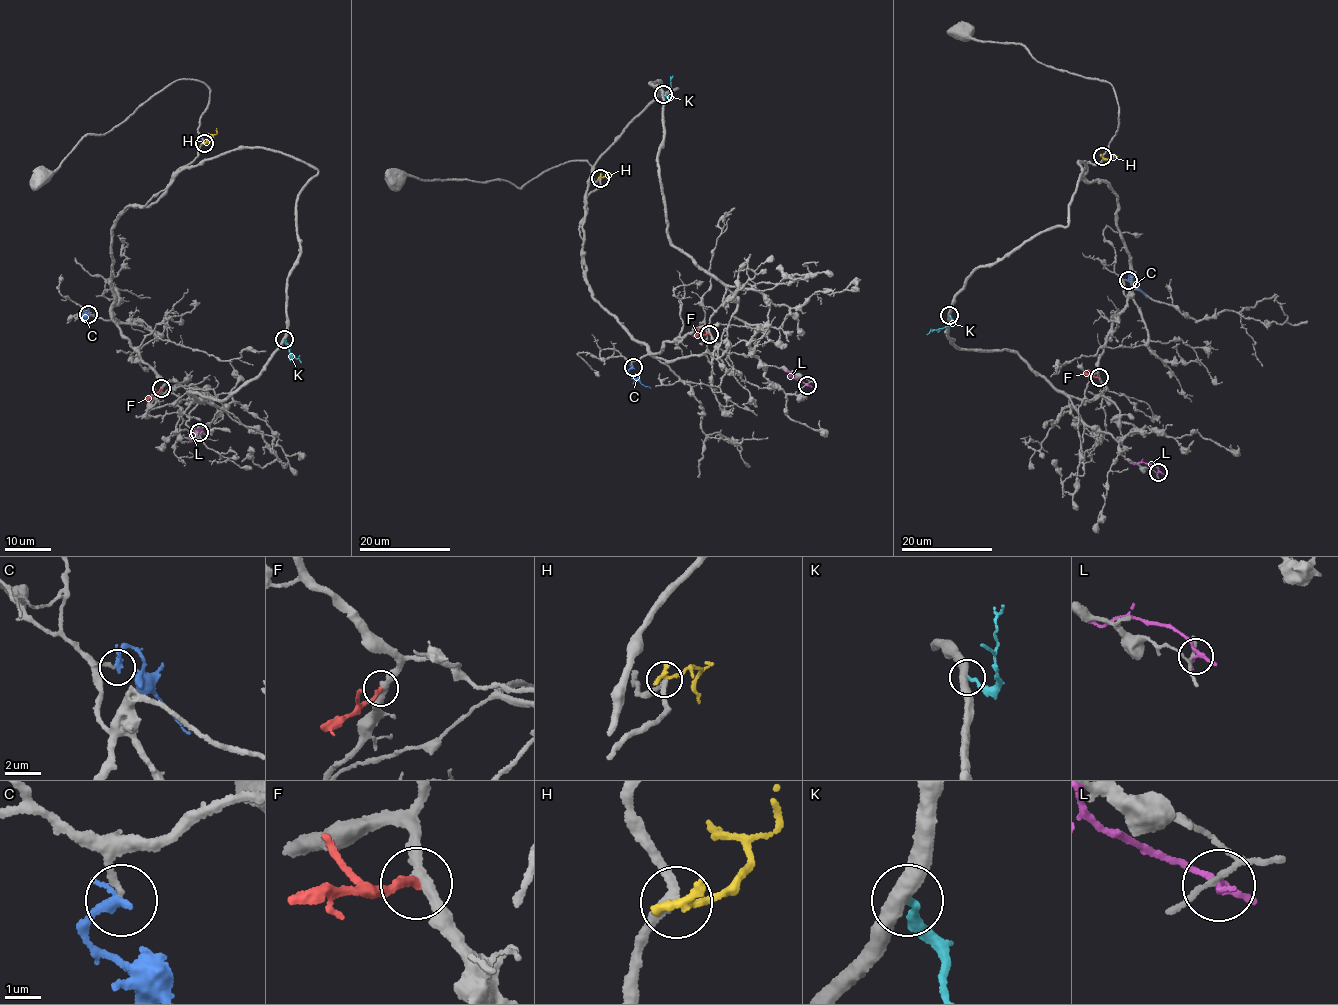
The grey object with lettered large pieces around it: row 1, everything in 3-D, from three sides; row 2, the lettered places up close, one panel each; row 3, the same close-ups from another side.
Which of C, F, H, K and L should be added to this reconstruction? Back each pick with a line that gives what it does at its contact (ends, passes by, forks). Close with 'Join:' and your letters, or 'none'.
C: it passes by
Join: C

